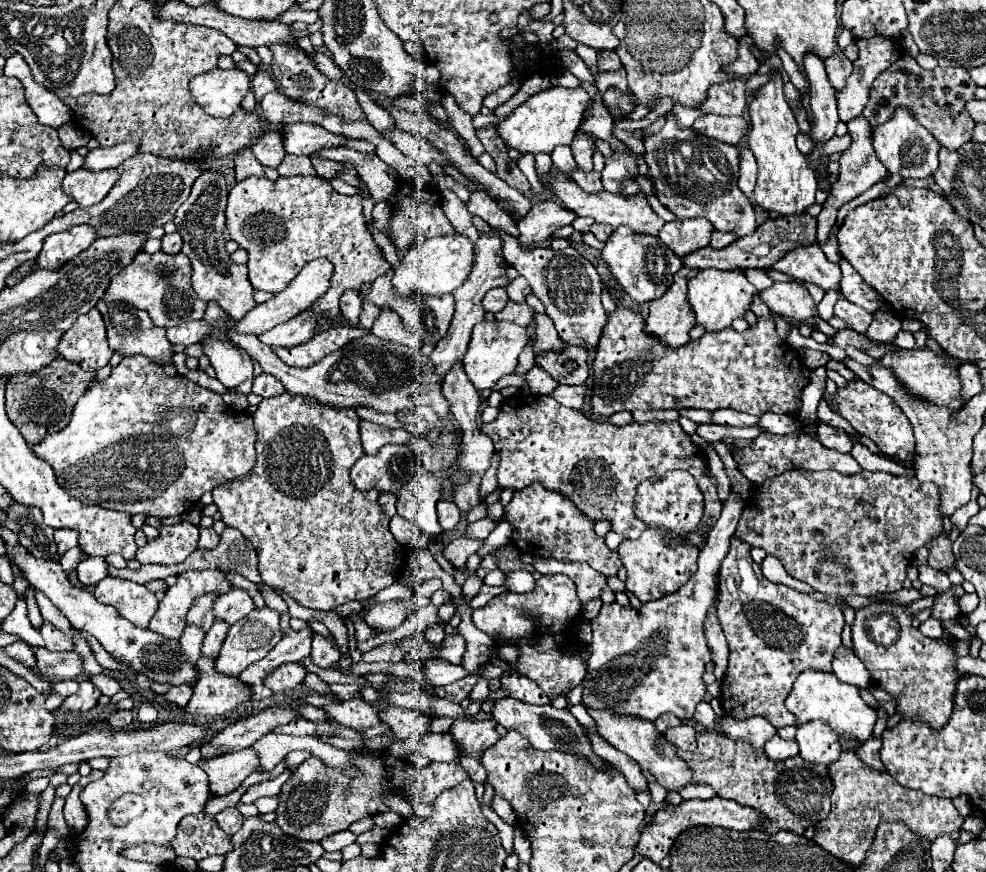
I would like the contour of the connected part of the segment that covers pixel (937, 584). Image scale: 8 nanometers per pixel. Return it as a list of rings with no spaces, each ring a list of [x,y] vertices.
[[[920,566],[918,570],[920,570],[920,582],[936,588],[936,592],[944,592],[944,590],[952,588],[952,584],[950,584],[950,580],[948,580],[948,576],[944,572],[934,570],[930,566]]]

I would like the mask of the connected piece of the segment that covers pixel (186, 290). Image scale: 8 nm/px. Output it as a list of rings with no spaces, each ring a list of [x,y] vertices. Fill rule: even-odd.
[[[138,252],[132,260],[130,266],[122,268],[110,282],[108,290],[104,292],[104,302],[126,302],[138,310],[146,310],[152,318],[152,322],[156,326],[162,328],[170,328],[170,326],[178,326],[182,322],[190,322],[190,320],[202,320],[204,310],[206,310],[206,302],[198,300],[198,296],[194,296],[194,290],[190,286],[190,276],[192,276],[192,266],[190,266],[190,258],[180,254],[164,254],[164,252],[156,252],[156,254],[148,254],[148,252]]]

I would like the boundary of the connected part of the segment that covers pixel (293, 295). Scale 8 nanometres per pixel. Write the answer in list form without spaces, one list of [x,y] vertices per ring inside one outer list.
[[[314,260],[310,264],[306,264],[302,268],[302,272],[292,280],[292,284],[282,290],[280,294],[276,294],[274,298],[270,298],[268,302],[264,304],[258,304],[254,306],[242,320],[236,322],[236,332],[242,332],[242,334],[254,334],[254,336],[260,336],[264,332],[268,332],[270,328],[282,324],[282,322],[288,322],[290,318],[298,316],[300,312],[308,310],[310,302],[314,302],[318,296],[322,296],[322,292],[326,292],[326,288],[330,286],[330,276],[332,276],[332,264],[328,260]]]

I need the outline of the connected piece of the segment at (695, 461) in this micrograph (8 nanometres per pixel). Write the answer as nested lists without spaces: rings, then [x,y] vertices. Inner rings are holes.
[[[516,394],[512,398],[506,398],[504,404],[500,406],[498,418],[490,424],[482,424],[480,430],[492,438],[496,454],[500,458],[496,480],[498,480],[498,486],[502,490],[510,488],[510,490],[518,492],[518,490],[530,486],[532,482],[540,482],[546,490],[554,490],[554,492],[566,496],[588,520],[610,522],[610,530],[624,536],[624,538],[640,538],[640,534],[648,526],[636,518],[632,502],[636,496],[636,488],[640,486],[642,480],[650,478],[652,472],[664,474],[666,470],[674,470],[674,468],[688,470],[704,494],[704,516],[700,520],[698,528],[694,532],[686,534],[686,540],[684,540],[686,544],[702,548],[704,528],[712,530],[718,516],[720,516],[722,502],[720,502],[718,492],[716,492],[716,478],[712,474],[708,474],[708,462],[706,462],[706,456],[702,454],[702,448],[696,446],[690,440],[690,436],[686,436],[680,430],[678,422],[646,422],[646,424],[632,422],[628,426],[618,428],[618,426],[612,426],[606,422],[594,422],[578,410],[572,410],[572,408],[558,404],[550,396]]]

